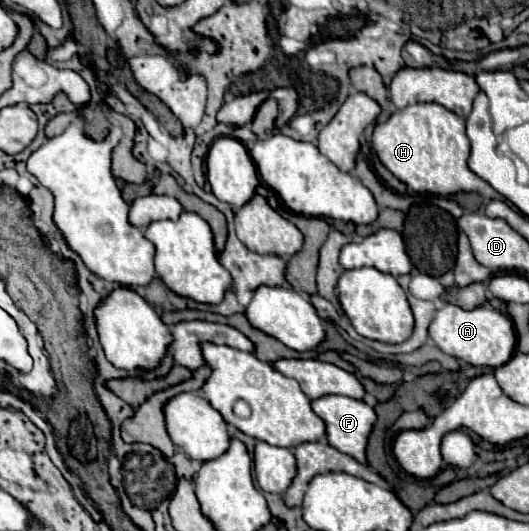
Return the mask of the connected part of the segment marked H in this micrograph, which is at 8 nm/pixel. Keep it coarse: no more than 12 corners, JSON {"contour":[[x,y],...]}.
{"contour":[[415,103],[375,125],[381,163],[415,193],[503,195],[467,167],[465,119]]}

